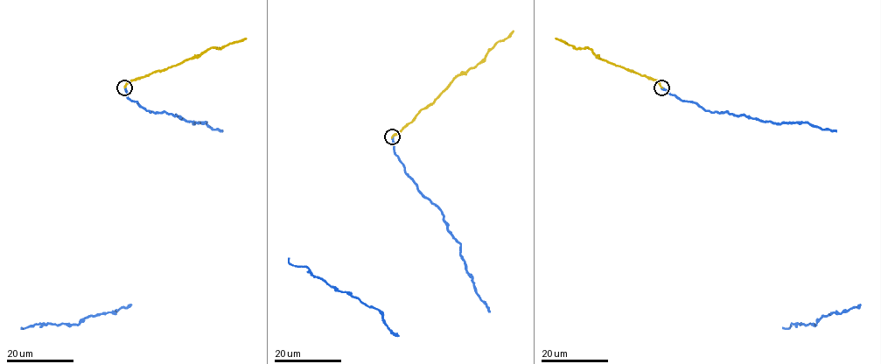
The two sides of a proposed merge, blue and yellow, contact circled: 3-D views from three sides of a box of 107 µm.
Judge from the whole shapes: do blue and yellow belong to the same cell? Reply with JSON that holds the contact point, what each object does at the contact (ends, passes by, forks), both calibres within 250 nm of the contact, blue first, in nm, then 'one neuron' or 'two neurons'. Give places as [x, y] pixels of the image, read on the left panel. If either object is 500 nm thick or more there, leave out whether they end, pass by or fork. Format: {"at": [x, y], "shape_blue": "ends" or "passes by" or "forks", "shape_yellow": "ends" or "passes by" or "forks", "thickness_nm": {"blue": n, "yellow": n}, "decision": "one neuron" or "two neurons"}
{"at": [124, 87], "shape_blue": "ends", "shape_yellow": "ends", "thickness_nm": {"blue": 360, "yellow": 170}, "decision": "two neurons"}

